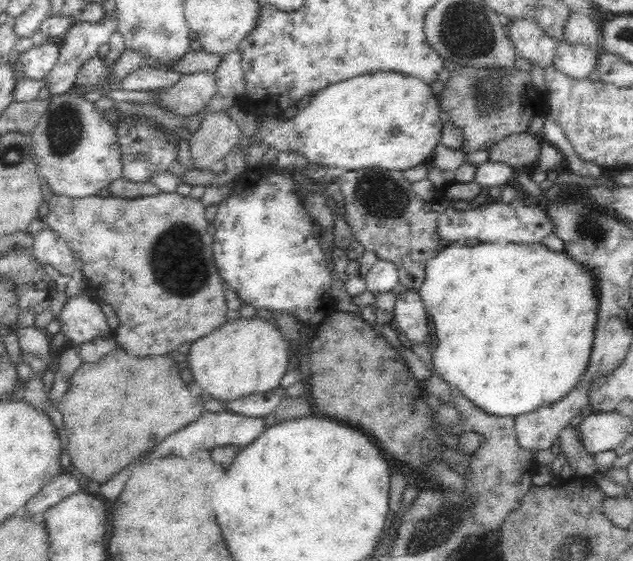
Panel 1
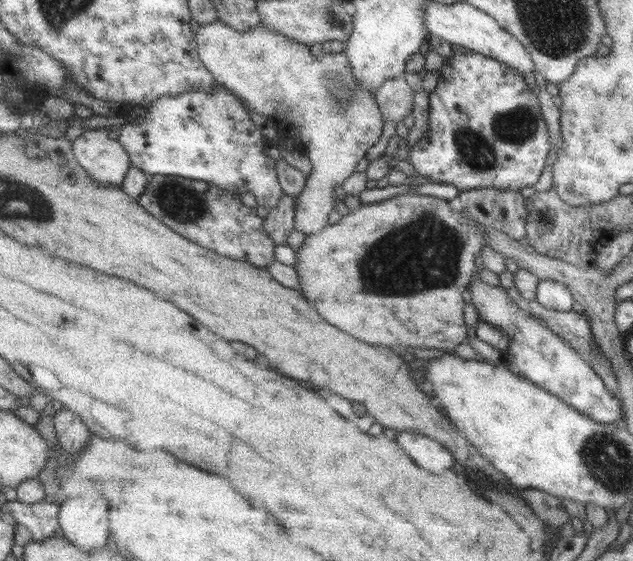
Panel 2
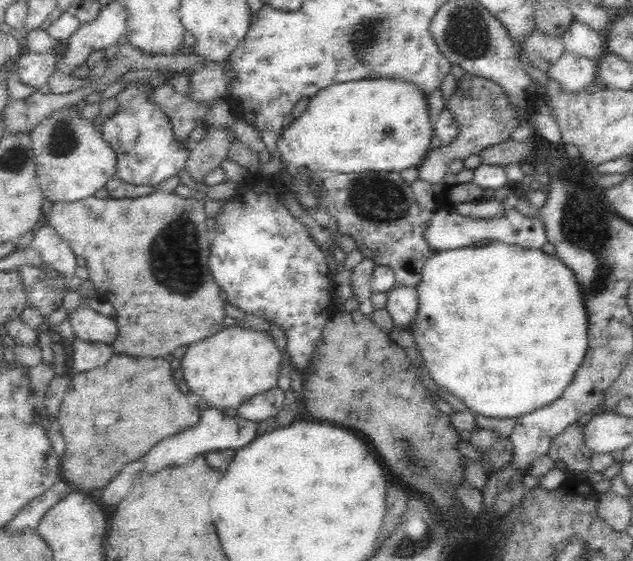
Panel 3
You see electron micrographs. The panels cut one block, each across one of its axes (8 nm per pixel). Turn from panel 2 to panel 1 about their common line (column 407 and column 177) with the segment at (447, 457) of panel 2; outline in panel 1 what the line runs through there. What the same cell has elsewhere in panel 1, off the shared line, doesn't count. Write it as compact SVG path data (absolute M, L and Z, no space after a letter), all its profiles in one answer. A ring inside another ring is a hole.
M207 410L200 415L198 420L190 422L182 430L178 430L174 436L166 438L158 448L156 454L166 454L166 450L182 450L184 454L196 449L211 449L223 444L238 444L248 446L266 430L265 416L246 416L234 414L233 412L214 412Z

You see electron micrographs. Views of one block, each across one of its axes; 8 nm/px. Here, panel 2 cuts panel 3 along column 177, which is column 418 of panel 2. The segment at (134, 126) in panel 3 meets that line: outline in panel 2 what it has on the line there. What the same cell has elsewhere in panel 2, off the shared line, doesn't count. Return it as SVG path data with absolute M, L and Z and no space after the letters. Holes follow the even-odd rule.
M468 51L467 53L452 52L449 57L444 58L442 66L437 70L439 73L439 81L436 88L429 94L429 117L428 126L430 128L418 143L415 143L409 152L408 161L412 168L419 176L428 177L430 183L444 183L451 184L462 190L472 190L474 188L488 188L494 187L502 190L520 191L524 187L532 187L539 181L542 171L545 168L546 159L551 150L549 142L548 126L544 120L541 104L537 97L537 92L531 90L524 81L524 75L520 74L518 70L506 66L504 62L490 58L477 52Z

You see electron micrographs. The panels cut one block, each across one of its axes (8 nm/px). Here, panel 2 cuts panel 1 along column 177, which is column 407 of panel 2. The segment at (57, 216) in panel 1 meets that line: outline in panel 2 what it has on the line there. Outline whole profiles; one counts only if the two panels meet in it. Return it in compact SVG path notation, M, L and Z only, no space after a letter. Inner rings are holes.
M406 193L362 205L339 223L307 236L296 260L303 281L302 293L334 326L356 334L364 342L396 349L410 346L453 352L458 344L468 340L462 292L476 275L474 260L486 245L484 231L477 223L461 212L454 212L448 201L422 194Z

